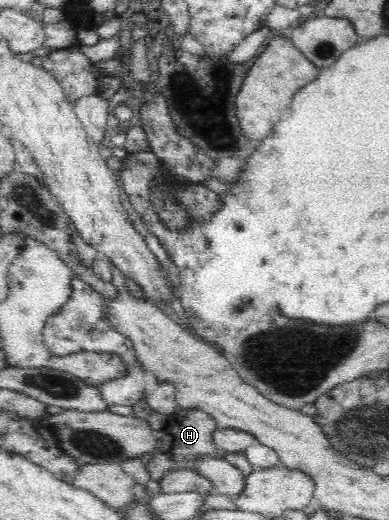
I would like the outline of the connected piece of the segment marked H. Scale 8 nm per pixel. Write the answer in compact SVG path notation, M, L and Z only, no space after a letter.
M201 410L177 411L169 419L168 426L160 433L162 443L146 458L147 471L152 480L159 483L159 479L168 471L180 469L194 470L194 463L198 457L223 458L224 450L213 443L214 431L217 431L216 421Z

